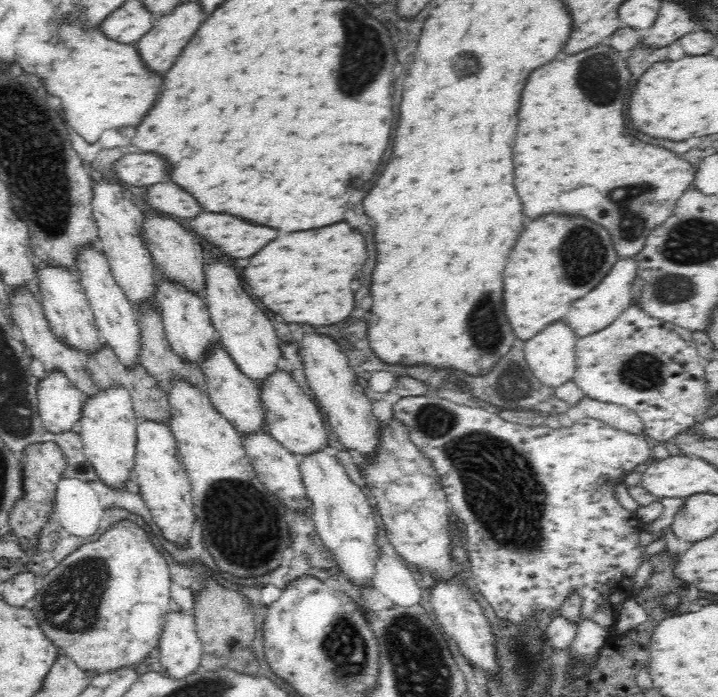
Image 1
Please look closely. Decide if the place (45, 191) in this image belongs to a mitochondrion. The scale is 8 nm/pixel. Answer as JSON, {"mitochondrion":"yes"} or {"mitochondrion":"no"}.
{"mitochondrion":"yes"}

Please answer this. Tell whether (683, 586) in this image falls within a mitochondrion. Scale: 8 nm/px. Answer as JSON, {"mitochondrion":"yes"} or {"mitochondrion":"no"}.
{"mitochondrion":"no"}

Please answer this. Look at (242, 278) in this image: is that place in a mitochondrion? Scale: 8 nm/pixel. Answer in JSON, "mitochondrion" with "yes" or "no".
{"mitochondrion":"no"}

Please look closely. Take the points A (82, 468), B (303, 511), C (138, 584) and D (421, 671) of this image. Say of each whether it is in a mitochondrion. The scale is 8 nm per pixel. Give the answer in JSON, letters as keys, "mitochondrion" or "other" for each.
{"A":"other","B":"other","C":"other","D":"mitochondrion"}

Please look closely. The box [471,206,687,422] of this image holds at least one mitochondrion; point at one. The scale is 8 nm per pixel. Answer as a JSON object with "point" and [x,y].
{"point":[583,256]}

